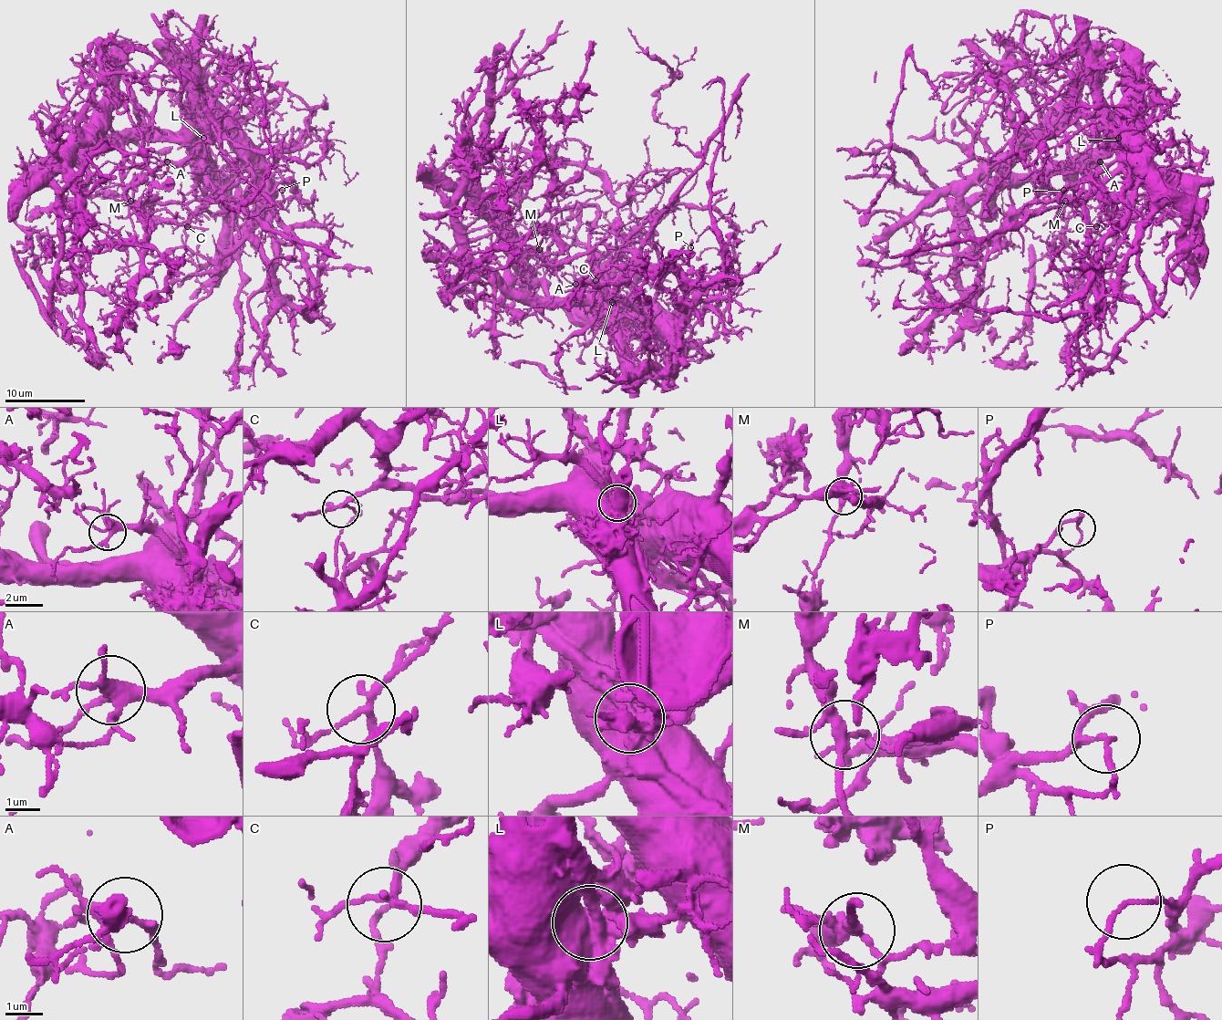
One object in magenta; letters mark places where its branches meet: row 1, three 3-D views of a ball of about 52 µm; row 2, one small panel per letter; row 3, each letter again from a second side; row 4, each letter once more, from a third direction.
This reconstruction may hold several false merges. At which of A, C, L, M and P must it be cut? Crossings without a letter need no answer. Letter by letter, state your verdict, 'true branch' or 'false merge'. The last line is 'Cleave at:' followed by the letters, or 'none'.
A: true branch
C: true branch
L: false merge
M: false merge
P: false merge
Cleave at: L, M, P

